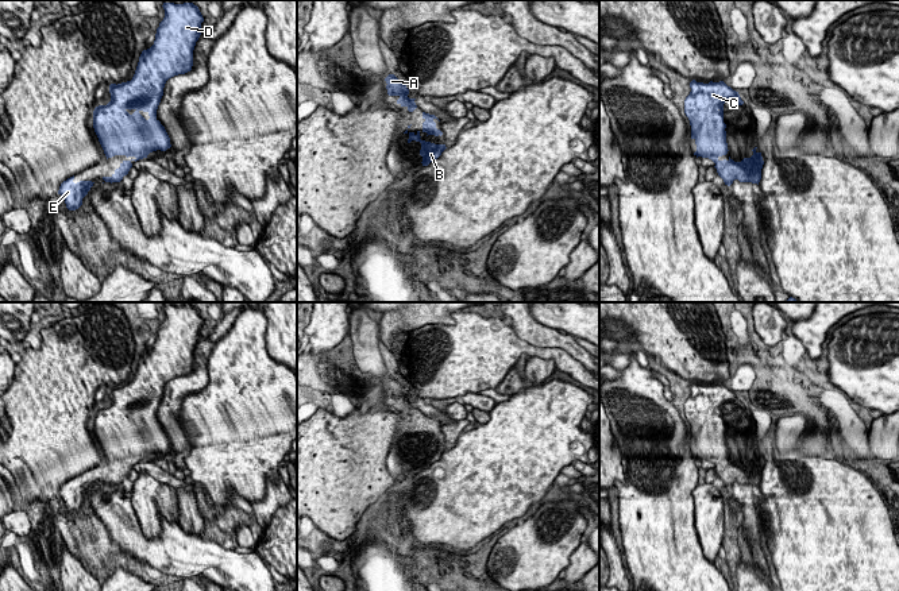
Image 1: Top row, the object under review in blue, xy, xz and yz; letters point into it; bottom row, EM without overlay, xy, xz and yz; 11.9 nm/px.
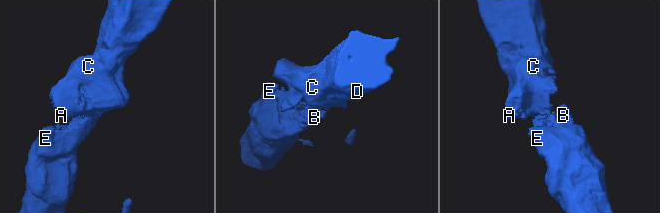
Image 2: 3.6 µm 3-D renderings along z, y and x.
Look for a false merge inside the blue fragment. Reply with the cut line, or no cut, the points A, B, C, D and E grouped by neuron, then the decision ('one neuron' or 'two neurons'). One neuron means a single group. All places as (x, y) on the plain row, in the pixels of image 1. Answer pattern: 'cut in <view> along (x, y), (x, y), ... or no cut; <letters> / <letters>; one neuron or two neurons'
no cut; A B C D E; one neuron

